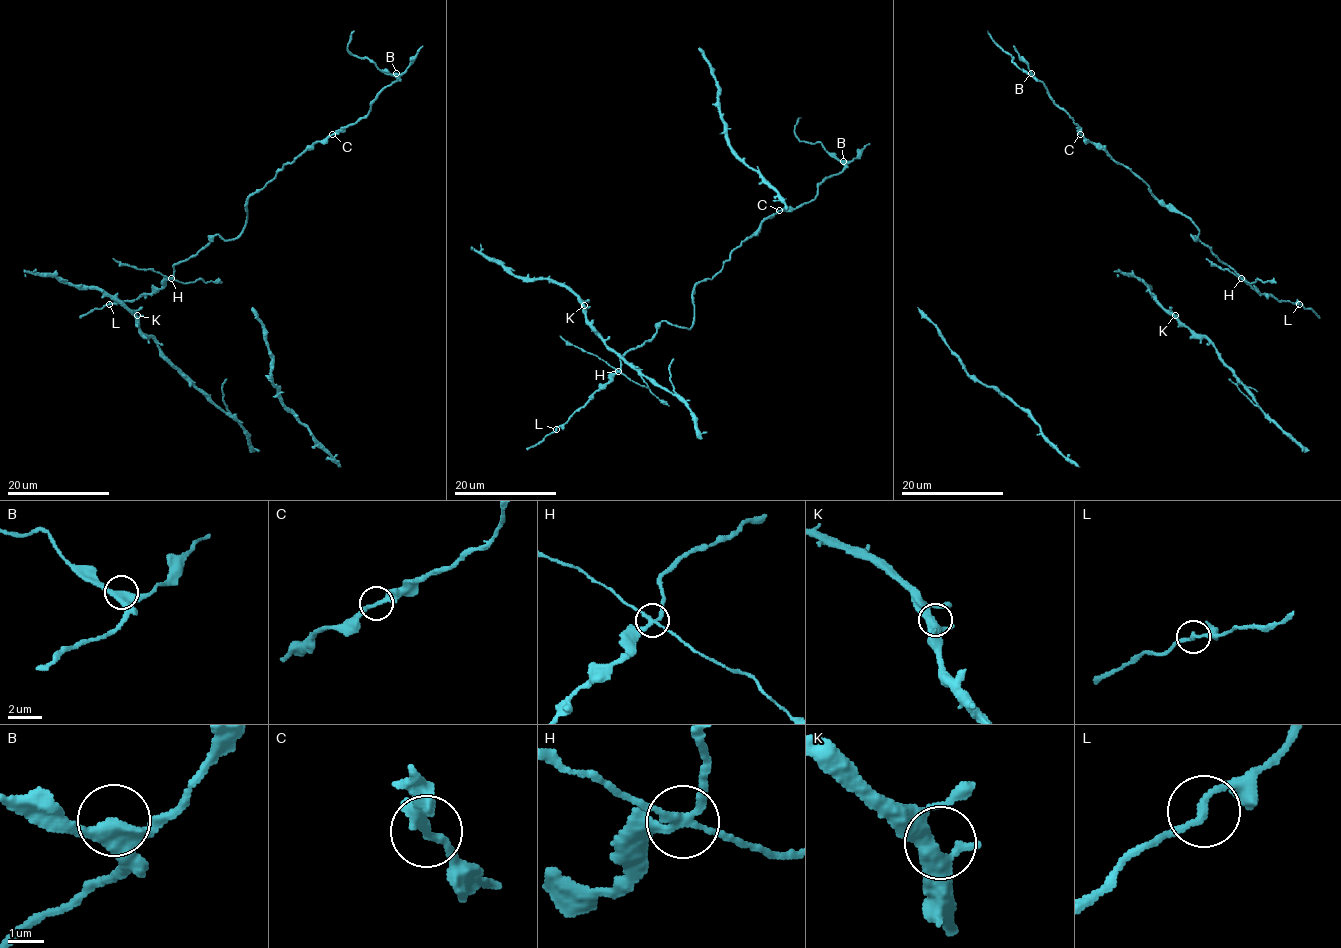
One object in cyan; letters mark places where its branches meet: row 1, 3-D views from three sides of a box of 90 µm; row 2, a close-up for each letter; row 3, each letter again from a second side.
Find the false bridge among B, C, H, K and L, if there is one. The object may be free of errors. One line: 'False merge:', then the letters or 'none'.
False merge: H

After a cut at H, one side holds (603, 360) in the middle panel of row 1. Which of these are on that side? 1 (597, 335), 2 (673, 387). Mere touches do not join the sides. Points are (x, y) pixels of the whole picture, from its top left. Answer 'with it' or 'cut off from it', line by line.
1: cut off from it
2: cut off from it

